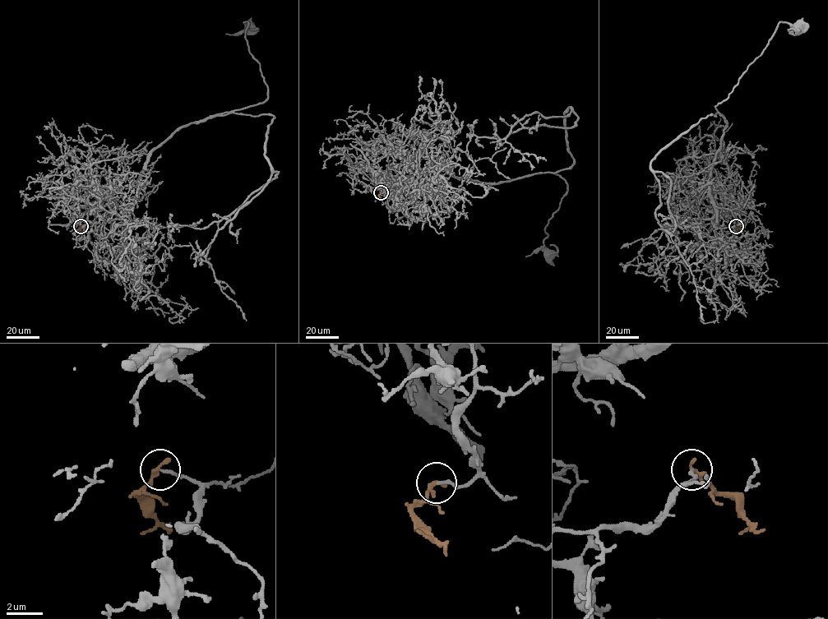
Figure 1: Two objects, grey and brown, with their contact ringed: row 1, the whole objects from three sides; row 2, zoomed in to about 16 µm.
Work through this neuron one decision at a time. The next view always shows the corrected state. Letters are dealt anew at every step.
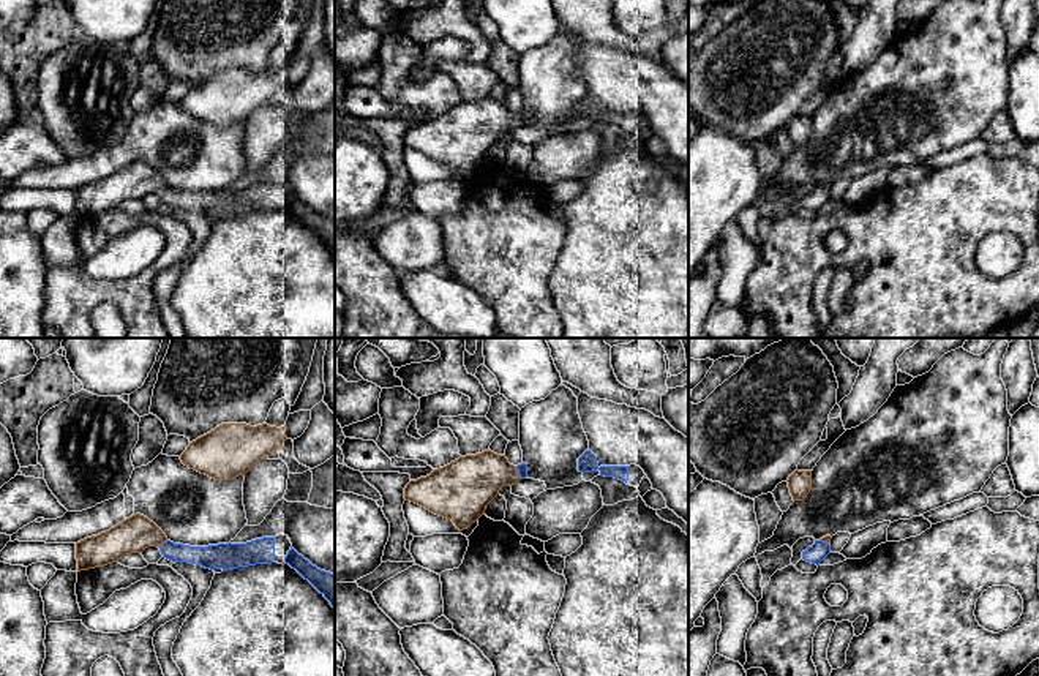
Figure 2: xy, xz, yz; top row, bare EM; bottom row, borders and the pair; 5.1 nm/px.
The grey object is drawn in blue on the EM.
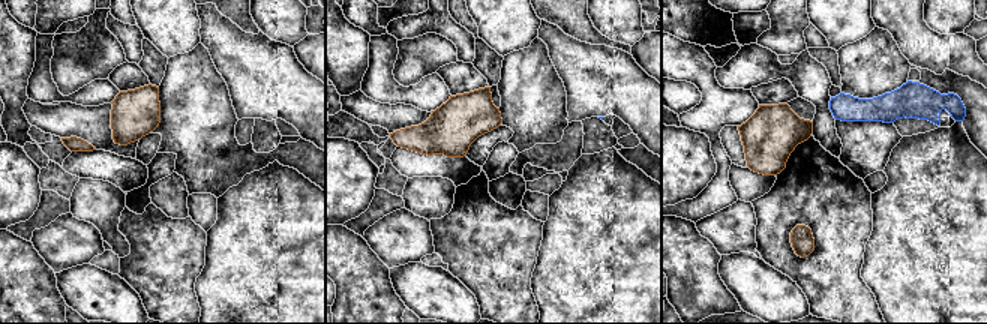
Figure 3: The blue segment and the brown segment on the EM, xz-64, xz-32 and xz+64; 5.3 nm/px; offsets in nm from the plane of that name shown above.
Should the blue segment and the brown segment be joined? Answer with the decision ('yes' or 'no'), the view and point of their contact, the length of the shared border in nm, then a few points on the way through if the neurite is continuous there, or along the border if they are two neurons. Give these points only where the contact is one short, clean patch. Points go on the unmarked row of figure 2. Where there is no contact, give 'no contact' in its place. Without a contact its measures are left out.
yes | xy (165, 188) | 70 nm | across xy (210, 202), (177, 199), (165, 188), (149, 180), (135, 180)

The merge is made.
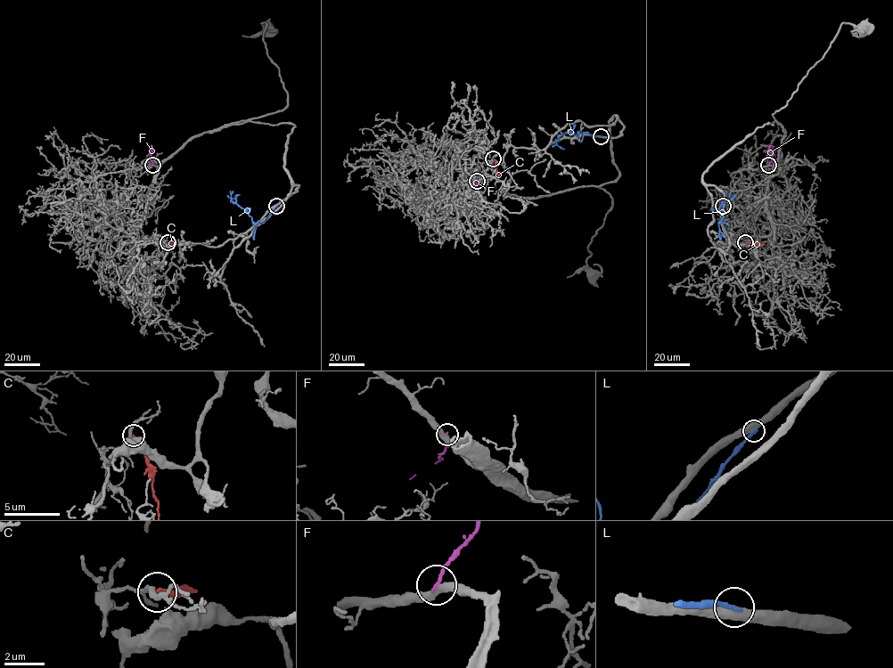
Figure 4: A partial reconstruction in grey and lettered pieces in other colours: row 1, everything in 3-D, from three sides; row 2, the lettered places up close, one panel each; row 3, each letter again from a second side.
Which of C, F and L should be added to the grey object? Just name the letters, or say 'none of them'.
none of them

